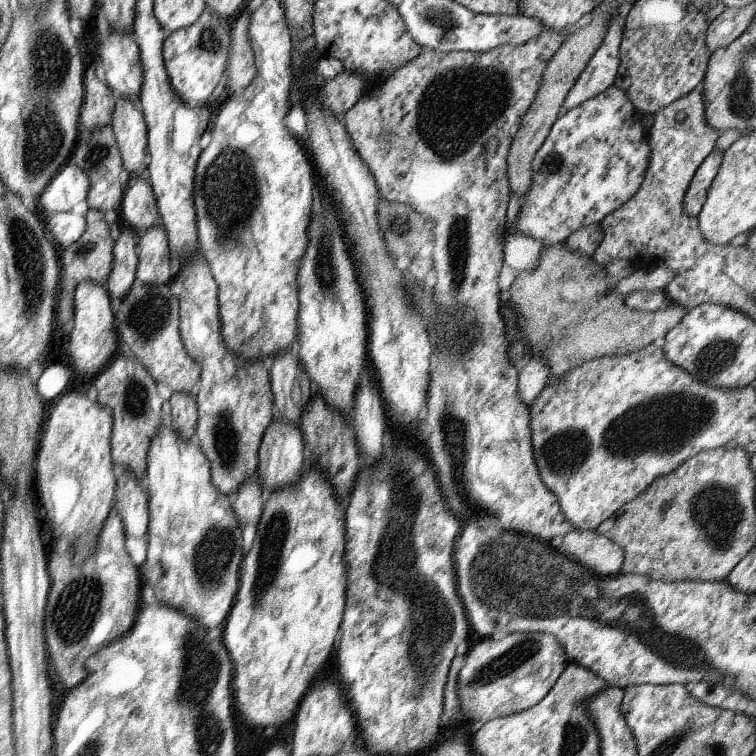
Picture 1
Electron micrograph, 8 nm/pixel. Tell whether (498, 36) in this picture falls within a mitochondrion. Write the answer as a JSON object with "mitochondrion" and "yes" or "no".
{"mitochondrion":"no"}

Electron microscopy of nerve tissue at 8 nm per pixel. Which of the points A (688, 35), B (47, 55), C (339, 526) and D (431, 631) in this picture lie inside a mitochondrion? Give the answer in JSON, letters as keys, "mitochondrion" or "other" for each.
{"A":"other","B":"mitochondrion","C":"other","D":"mitochondrion"}

